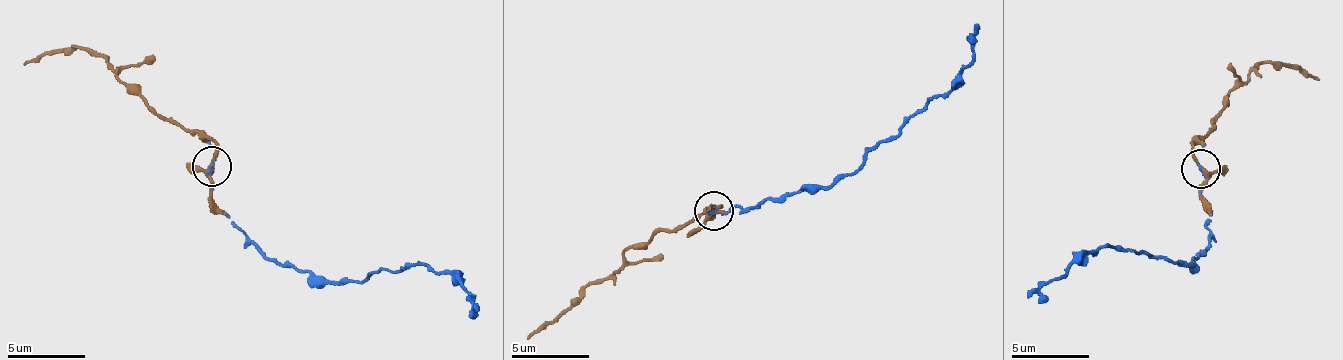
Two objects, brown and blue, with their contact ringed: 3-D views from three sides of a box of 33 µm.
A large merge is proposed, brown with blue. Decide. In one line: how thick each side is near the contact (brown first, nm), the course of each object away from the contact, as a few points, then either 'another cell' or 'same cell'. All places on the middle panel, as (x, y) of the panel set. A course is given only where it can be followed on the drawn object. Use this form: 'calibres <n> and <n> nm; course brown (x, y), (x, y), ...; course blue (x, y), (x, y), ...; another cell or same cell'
calibres 240 and 90 nm; course brown (712, 210), (680, 226), (655, 230), (644, 244), (629, 247), (619, 269), (585, 289), (526, 338); course blue (712, 210), (833, 187), (945, 96), (970, 59), (968, 32); same cell

